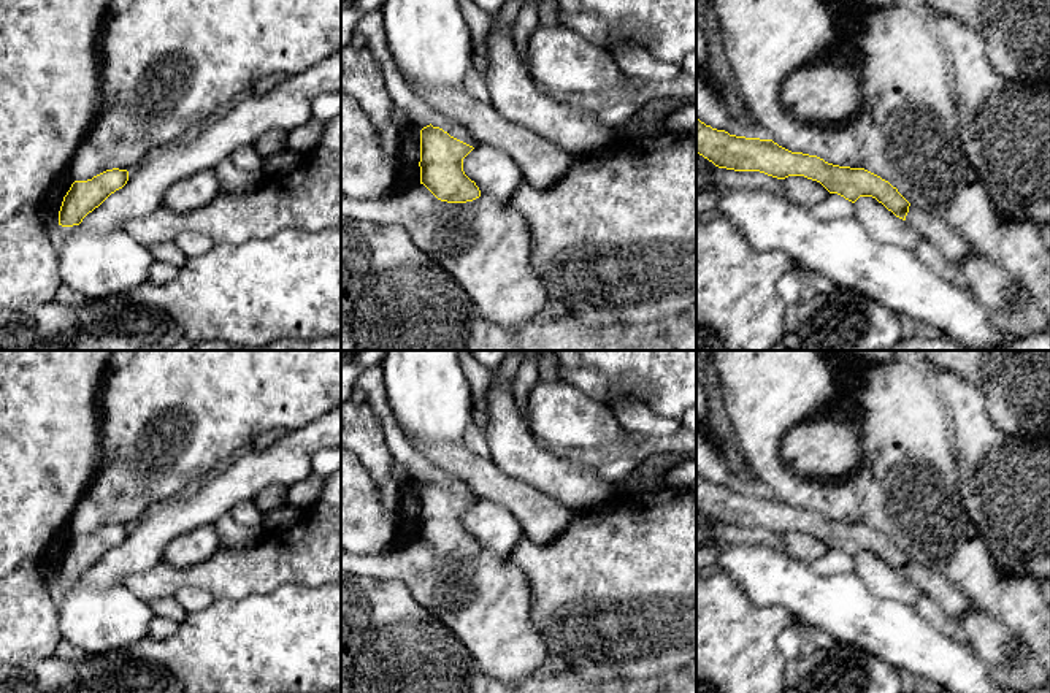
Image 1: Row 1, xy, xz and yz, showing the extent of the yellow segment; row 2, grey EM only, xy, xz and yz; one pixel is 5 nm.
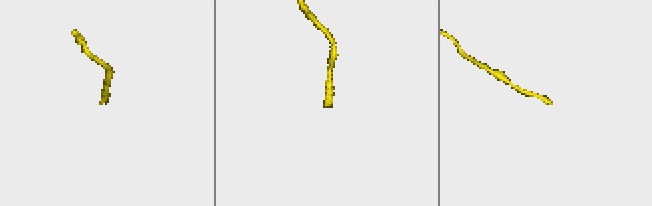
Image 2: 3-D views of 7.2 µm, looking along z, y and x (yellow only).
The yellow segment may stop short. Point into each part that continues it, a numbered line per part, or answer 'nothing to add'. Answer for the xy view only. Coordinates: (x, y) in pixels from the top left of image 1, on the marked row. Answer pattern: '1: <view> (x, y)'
nothing to add

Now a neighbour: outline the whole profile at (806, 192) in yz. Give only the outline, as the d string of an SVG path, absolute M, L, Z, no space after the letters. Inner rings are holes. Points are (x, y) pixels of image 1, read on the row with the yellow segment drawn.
M788 176L782 179L788 198L807 209L825 200L830 192L817 181L804 176Z

